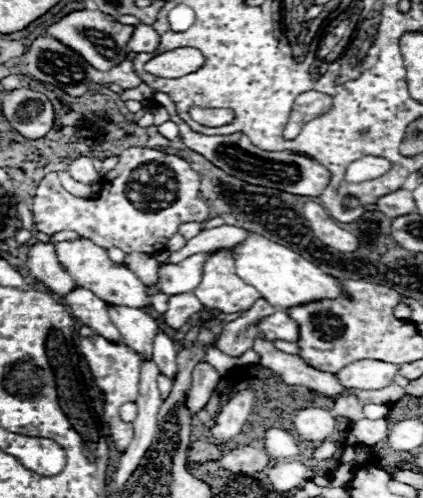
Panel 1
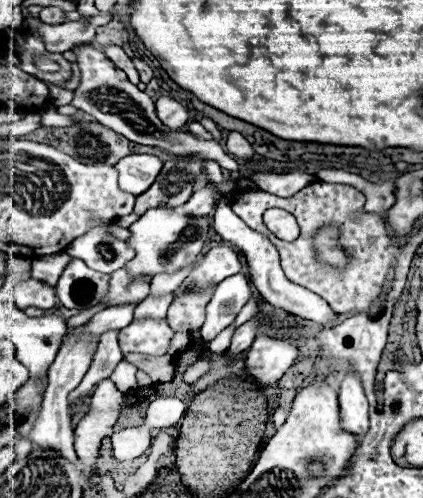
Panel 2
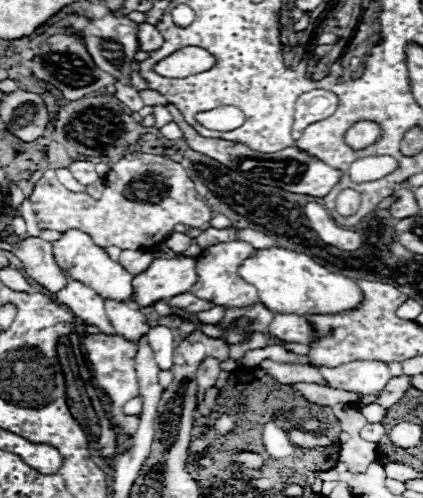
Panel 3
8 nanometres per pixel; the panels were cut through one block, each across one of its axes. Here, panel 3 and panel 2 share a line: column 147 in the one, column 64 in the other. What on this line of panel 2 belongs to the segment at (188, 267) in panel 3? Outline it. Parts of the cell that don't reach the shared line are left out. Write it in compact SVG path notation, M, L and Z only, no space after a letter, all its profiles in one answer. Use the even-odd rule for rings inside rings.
M72 260L56 284L56 296L64 308L84 310L100 304L108 294L108 288L110 274L88 268L84 260Z

